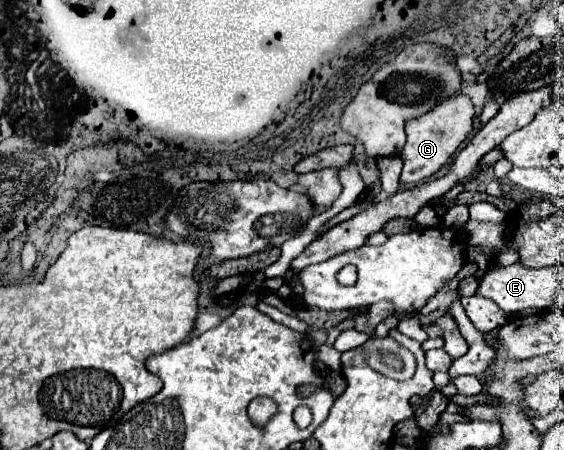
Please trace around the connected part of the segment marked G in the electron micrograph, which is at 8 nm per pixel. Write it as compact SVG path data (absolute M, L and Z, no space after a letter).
M459 93L459 95L439 103L433 111L421 115L419 119L409 121L405 125L407 143L399 155L403 159L401 183L415 185L415 183L425 181L427 177L435 175L449 161L449 157L461 147L461 143L467 139L467 135L471 133L473 117L475 117L475 107L473 107L471 99L465 93Z

